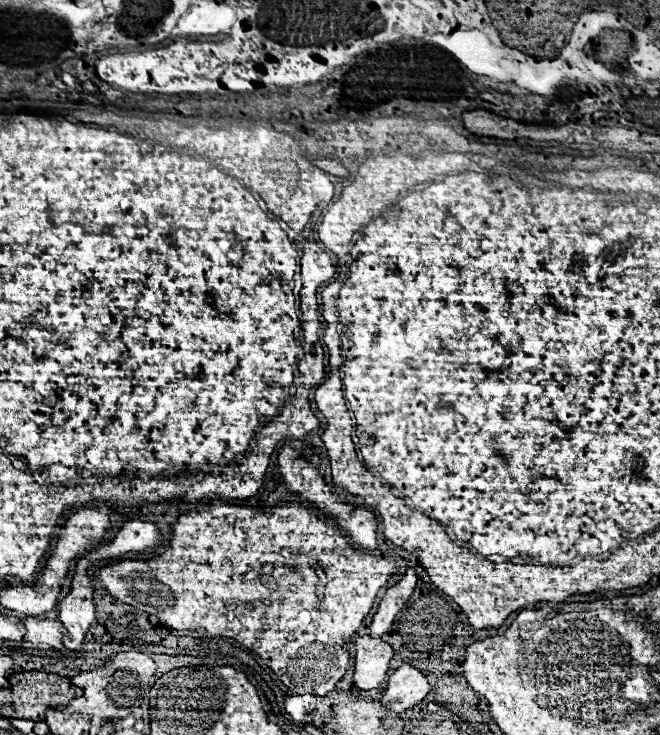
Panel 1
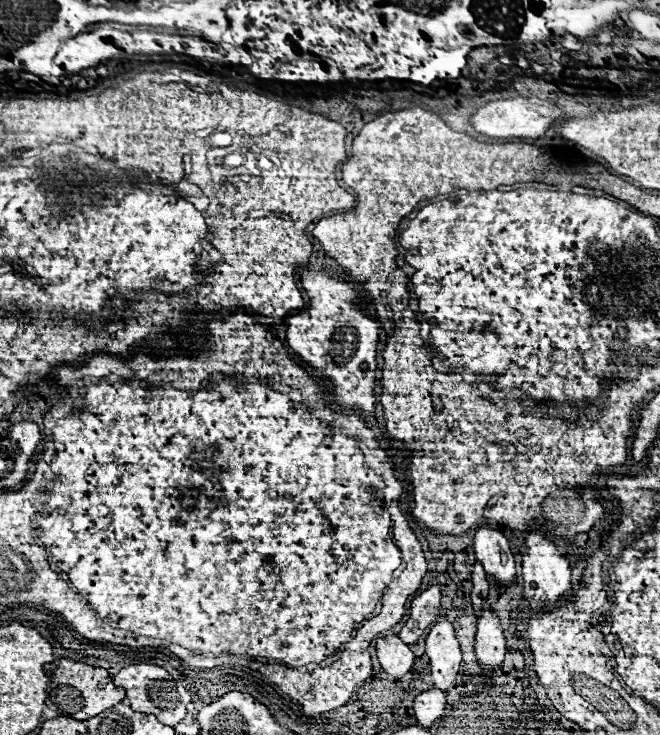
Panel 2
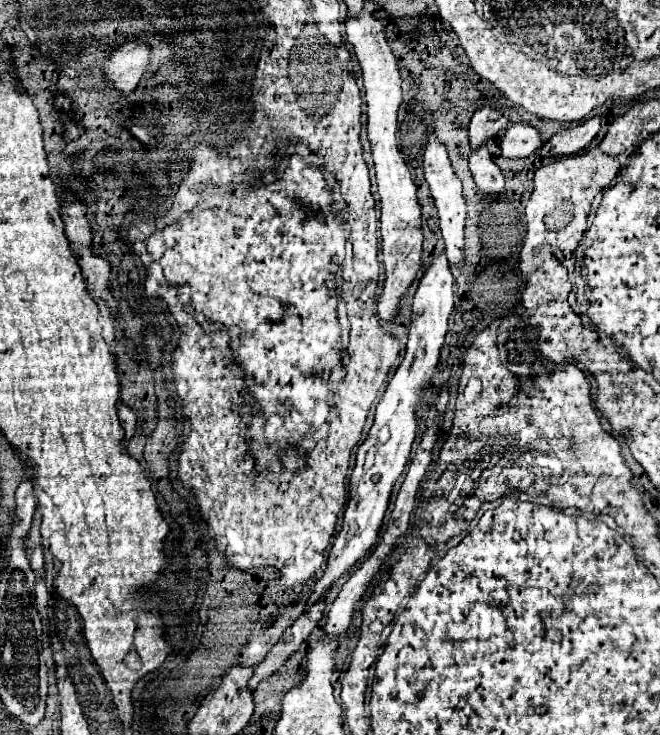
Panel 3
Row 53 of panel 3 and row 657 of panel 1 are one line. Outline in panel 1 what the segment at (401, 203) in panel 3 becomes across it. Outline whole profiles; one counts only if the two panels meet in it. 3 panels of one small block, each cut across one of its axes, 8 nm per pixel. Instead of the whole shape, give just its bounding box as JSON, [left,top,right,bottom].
[354,636,394,690]

